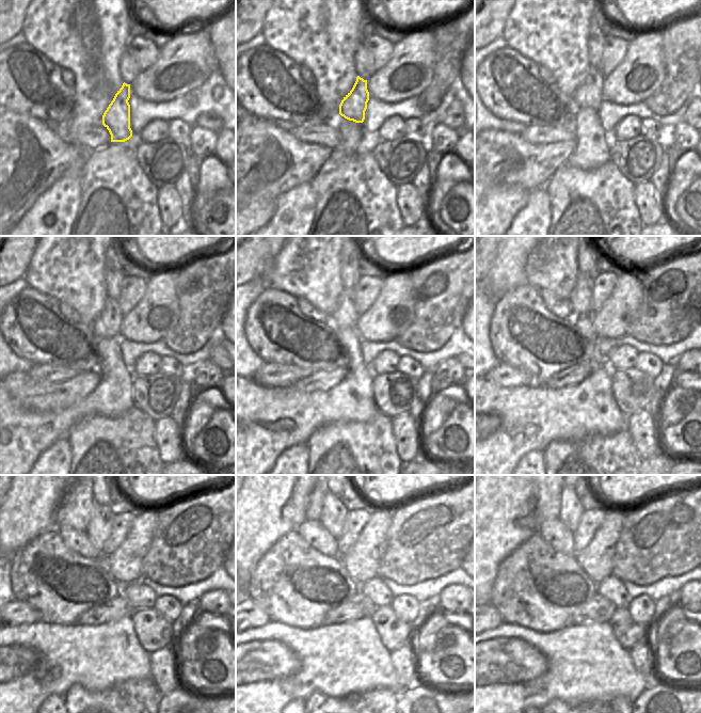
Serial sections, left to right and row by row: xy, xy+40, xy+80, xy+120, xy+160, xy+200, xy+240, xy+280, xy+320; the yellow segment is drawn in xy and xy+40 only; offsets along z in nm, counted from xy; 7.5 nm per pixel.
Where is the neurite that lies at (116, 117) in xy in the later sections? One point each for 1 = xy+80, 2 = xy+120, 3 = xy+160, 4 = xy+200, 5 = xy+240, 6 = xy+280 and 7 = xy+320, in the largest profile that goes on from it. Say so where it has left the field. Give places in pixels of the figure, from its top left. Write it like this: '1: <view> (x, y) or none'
1: xy+80 (589, 93)
2: xy+120 (107, 325)
3: xy+160 (346, 316)
4: xy+200 (580, 297)
5: xy+240 (99, 527)
6: xy+280 (333, 516)
7: xy+320 (572, 509)

